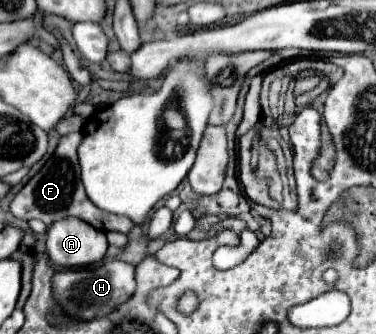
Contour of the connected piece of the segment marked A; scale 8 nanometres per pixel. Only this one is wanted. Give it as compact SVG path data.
M78 218L58 220L46 232L46 254L56 268L100 264L106 258L106 250L106 234Z

